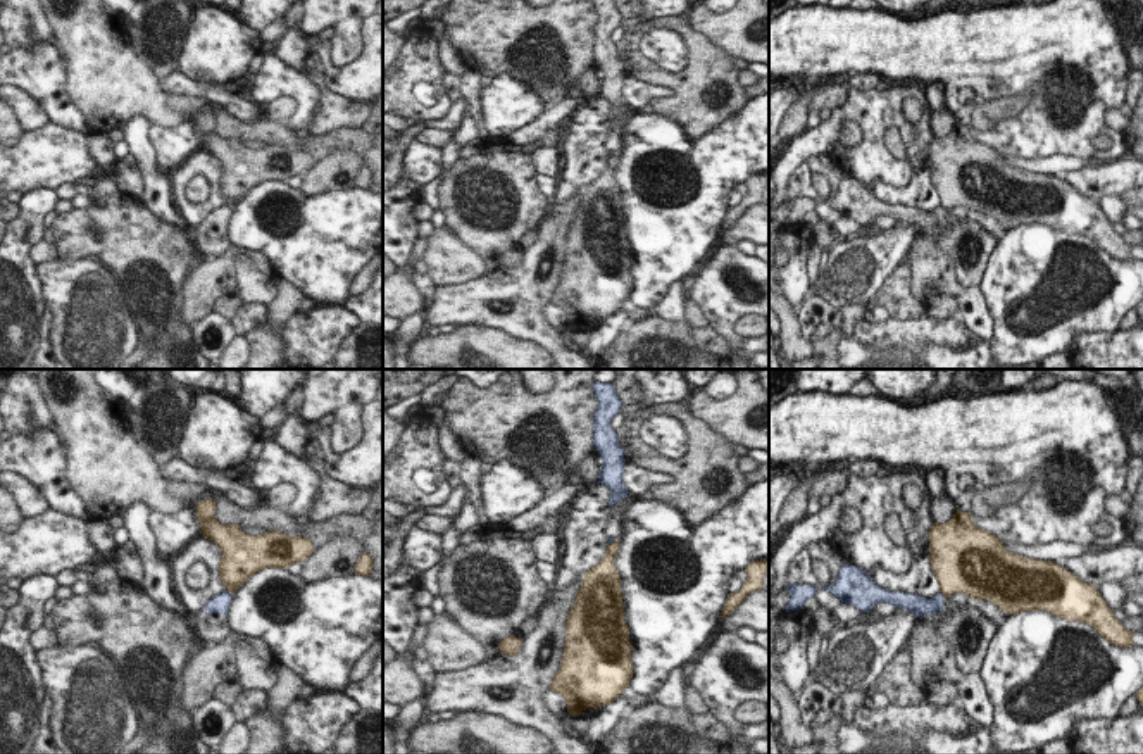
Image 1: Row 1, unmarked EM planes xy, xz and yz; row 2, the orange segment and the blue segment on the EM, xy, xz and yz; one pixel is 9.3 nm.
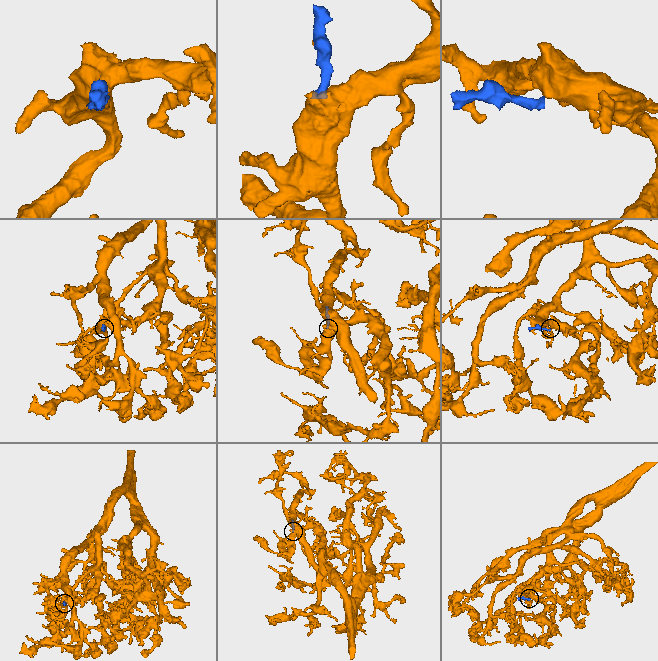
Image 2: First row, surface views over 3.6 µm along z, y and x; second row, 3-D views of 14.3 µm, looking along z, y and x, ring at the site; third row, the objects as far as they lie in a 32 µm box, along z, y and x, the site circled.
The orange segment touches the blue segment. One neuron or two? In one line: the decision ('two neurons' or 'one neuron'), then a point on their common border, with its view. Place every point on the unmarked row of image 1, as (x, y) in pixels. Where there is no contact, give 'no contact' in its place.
two neurons; meets orange in yz at (942, 206)

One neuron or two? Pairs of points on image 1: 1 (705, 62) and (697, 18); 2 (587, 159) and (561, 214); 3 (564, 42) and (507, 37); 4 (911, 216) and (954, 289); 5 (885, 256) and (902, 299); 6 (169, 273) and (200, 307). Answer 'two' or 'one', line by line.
1: two
2: two
3: one
4: two
5: two
6: two

